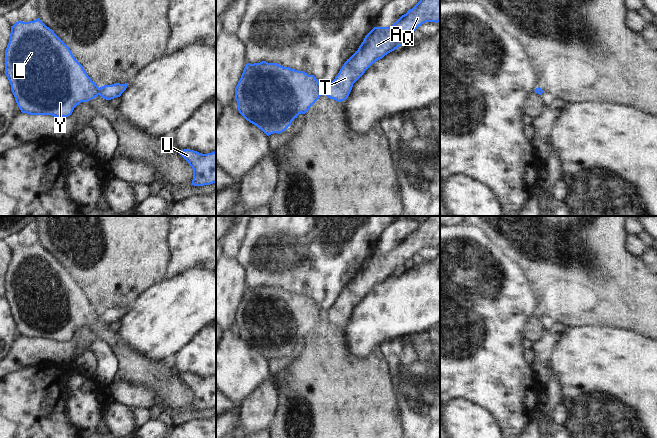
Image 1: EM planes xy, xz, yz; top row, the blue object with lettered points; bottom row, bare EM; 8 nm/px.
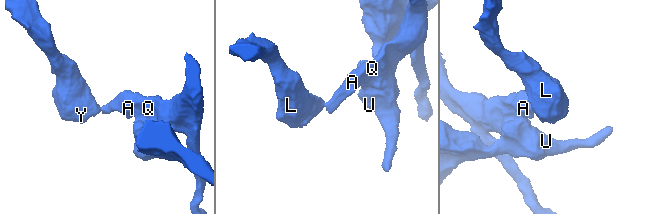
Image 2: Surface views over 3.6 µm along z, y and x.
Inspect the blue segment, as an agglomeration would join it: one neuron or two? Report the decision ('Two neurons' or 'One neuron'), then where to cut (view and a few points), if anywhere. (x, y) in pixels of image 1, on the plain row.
Two neurons. Split along xy (98, 312), (99, 318)

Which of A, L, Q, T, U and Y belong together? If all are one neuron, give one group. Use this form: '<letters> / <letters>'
A Q T U / L Y

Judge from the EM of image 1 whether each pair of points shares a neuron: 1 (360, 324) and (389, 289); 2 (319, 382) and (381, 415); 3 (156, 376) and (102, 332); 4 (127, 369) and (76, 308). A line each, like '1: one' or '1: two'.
1: one
2: one
3: one
4: one

